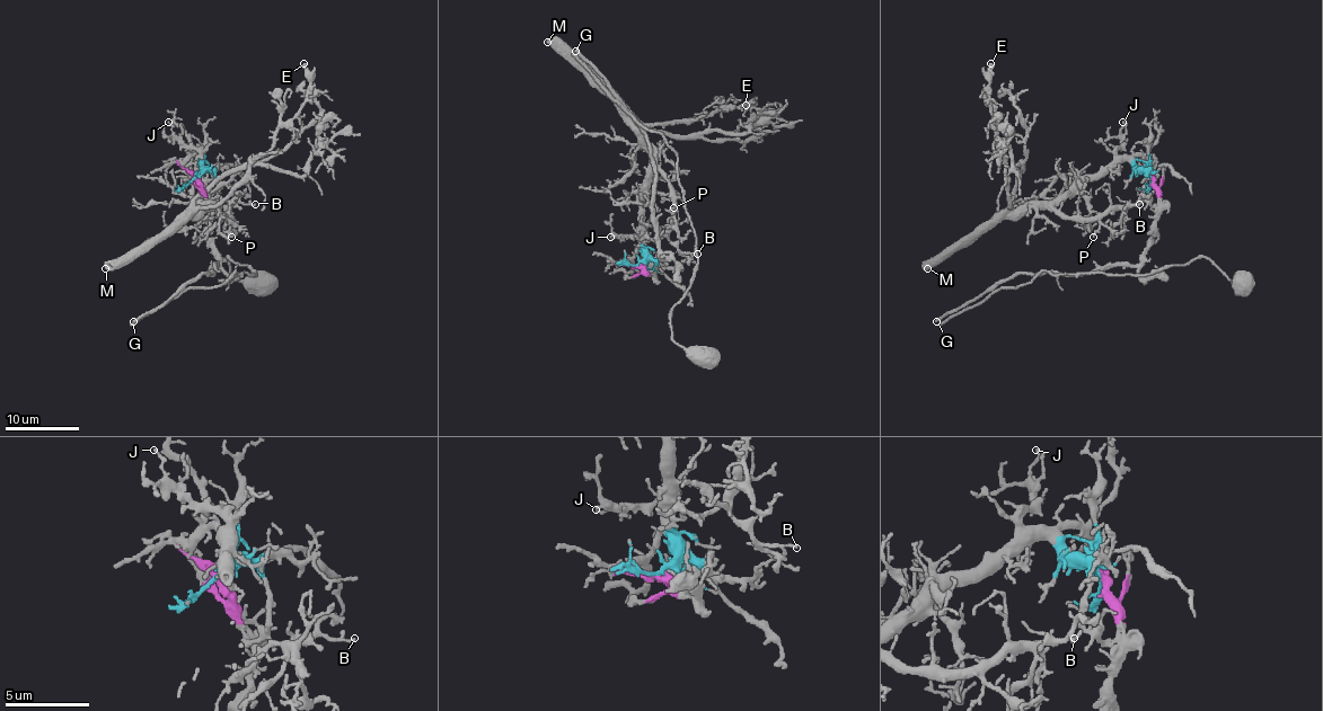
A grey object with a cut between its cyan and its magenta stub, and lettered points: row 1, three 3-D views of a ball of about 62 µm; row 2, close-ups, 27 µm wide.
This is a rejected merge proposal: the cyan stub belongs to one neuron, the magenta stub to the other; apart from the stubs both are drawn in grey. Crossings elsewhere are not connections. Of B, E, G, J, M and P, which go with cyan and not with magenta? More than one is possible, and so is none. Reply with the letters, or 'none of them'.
B, E, J, M, P

